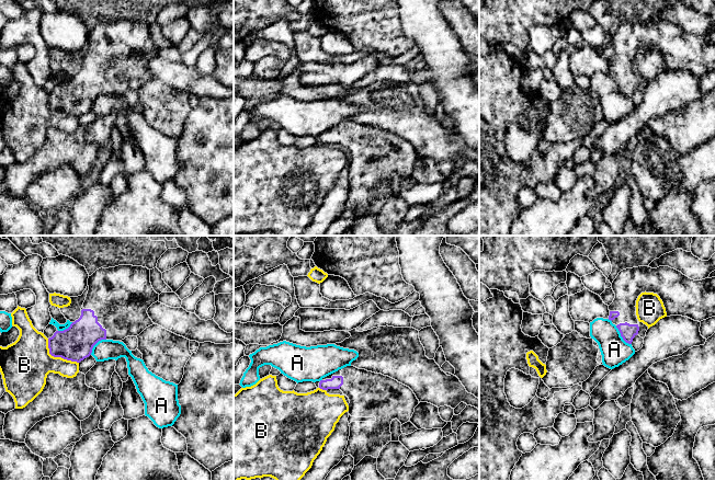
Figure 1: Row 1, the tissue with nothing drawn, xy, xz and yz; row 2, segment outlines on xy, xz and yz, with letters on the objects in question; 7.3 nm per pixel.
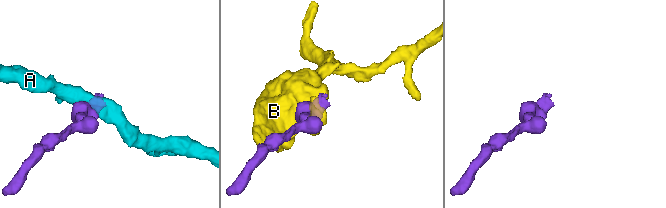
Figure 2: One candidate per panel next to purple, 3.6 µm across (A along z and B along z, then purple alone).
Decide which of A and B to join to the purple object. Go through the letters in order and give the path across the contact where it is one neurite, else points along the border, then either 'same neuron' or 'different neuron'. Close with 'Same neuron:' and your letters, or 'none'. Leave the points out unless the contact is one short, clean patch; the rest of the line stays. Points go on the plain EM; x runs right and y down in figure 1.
A: different neuron
B: different neuron
Same neuron: none

